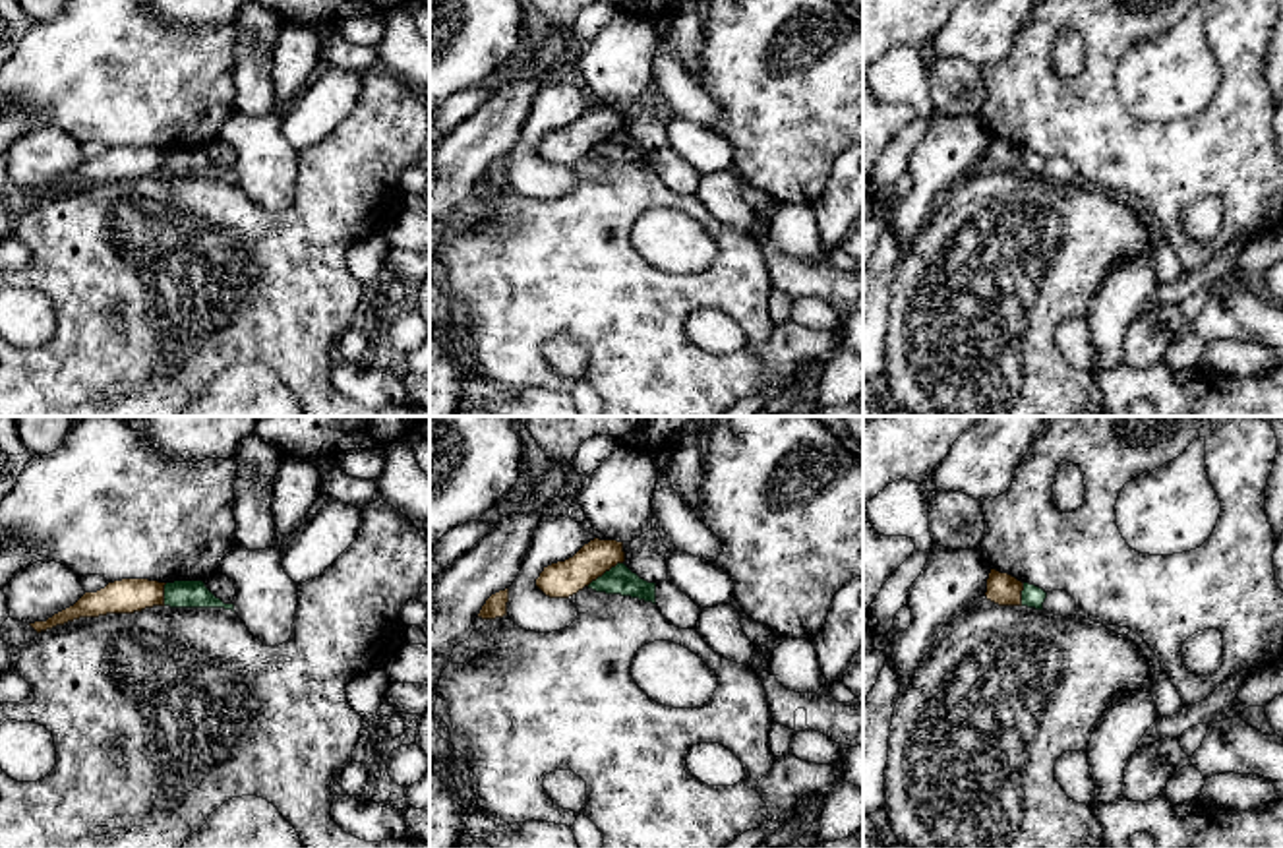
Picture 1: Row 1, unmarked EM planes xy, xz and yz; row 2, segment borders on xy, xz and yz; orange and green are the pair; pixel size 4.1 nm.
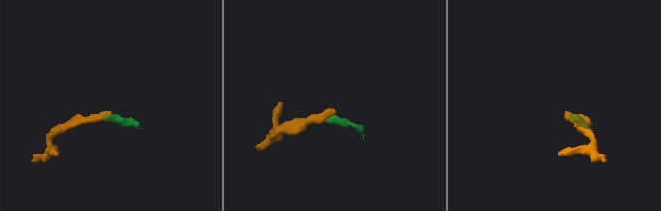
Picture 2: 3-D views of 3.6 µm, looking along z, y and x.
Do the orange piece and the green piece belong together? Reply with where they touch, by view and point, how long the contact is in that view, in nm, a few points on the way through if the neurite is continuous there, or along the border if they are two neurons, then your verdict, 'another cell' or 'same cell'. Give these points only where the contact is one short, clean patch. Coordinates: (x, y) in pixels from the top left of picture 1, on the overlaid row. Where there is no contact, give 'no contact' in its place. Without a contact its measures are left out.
contact xz (604, 572); length 180 nm; border xz (622, 562), (587, 585); another cell

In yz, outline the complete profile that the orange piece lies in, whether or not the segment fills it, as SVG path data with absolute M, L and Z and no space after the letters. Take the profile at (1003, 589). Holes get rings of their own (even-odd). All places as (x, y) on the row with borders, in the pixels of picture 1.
M991 569L987 579L987 600L999 606L1022 606L1024 583L1008 573Z

